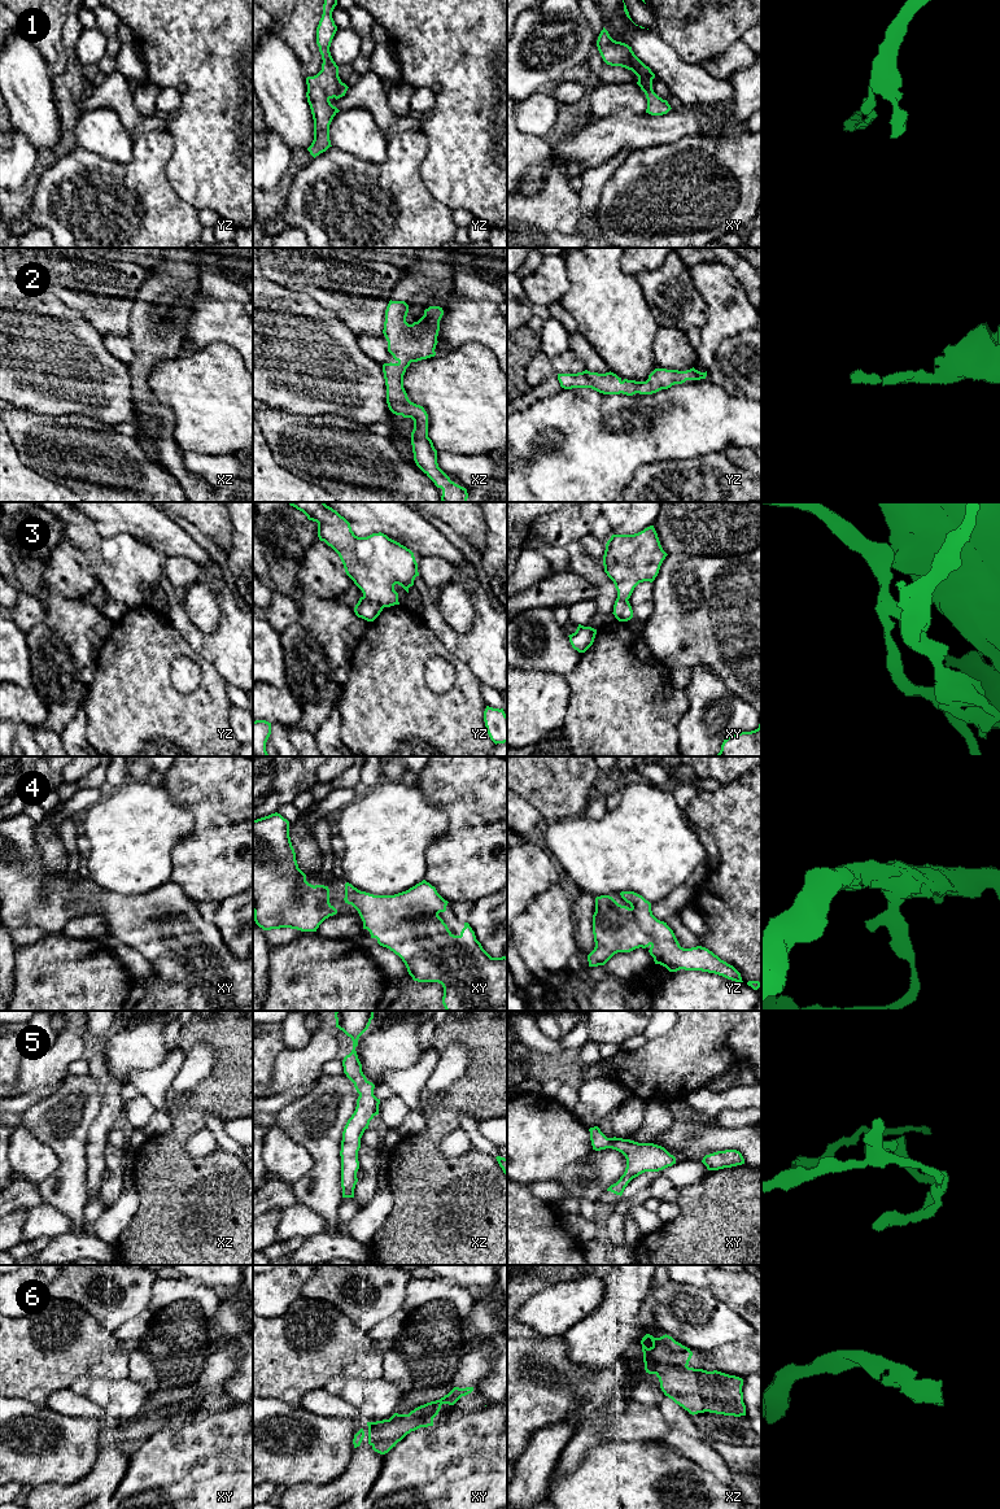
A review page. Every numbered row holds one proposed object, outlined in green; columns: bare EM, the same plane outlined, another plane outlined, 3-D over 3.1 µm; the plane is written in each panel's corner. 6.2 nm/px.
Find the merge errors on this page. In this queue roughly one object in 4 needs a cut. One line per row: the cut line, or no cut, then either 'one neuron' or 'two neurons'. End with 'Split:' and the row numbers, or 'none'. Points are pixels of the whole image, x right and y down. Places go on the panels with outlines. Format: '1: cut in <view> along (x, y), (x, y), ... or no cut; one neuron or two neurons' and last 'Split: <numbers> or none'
1: no cut; one neuron
2: no cut; one neuron
3: cut in yz along (363, 594), (375, 600), (383, 607); two neurons
4: no cut; one neuron
5: no cut; one neuron
6: no cut; one neuron
Split: 3

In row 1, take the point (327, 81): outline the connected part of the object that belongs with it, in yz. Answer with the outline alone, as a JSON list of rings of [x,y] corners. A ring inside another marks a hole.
[[[324,0],[323,14],[316,27],[316,44],[323,60],[322,70],[316,75],[306,78],[306,97],[314,119],[314,140],[307,151],[314,158],[332,147],[329,125],[340,110],[329,100],[345,96],[349,88],[341,82],[339,66],[329,52],[332,39],[337,31],[332,18],[336,5],[337,0]]]

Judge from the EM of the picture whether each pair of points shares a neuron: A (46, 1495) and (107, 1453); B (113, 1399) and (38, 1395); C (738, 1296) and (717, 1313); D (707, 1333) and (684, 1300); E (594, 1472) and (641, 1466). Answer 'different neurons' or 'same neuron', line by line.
A: same neuron
B: different neurons
C: different neurons
D: same neuron
E: same neuron

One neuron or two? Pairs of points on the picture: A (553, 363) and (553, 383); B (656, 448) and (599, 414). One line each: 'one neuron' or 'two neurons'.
A: two neurons
B: one neuron

